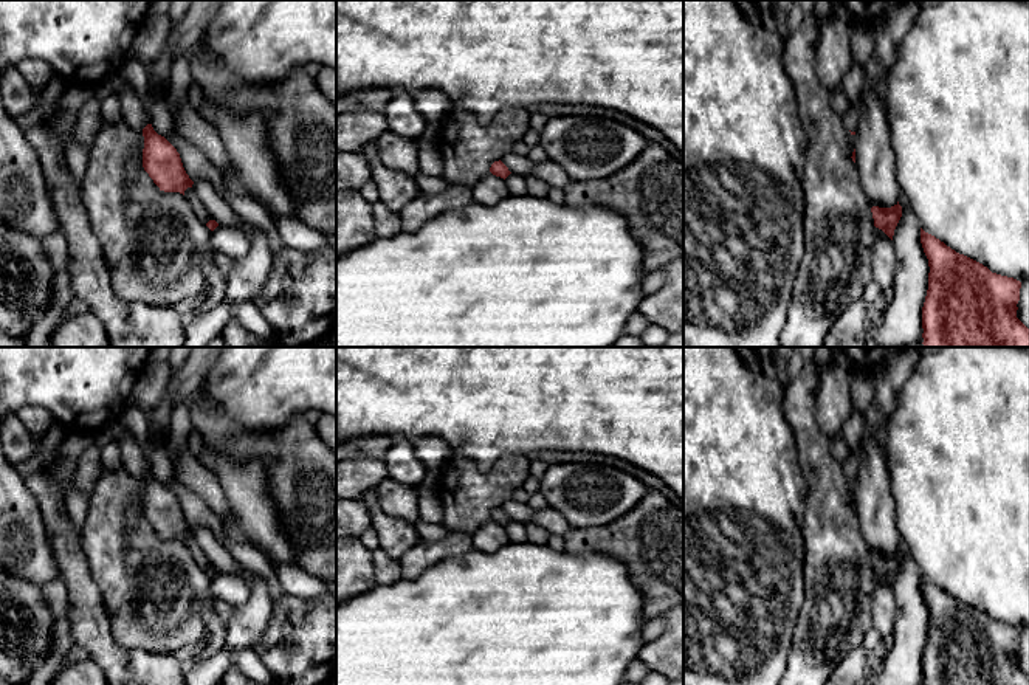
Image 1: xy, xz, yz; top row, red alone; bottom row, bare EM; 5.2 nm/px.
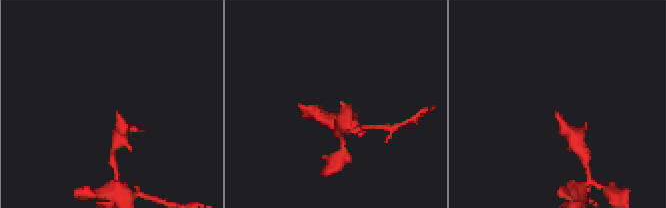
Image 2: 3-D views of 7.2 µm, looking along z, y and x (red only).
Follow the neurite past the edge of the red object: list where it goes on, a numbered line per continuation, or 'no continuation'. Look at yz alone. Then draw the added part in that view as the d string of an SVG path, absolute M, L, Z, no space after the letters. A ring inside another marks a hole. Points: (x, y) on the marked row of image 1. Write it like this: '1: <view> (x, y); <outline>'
1: yz (851, 118); M862 98L857 102L849 104L848 110L841 116L843 124L848 130L851 130L851 132L859 130L862 112L863 112L863 99Z

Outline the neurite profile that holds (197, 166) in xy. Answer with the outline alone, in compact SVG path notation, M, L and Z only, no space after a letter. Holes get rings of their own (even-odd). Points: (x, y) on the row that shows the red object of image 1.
M172 132L166 139L180 153L183 167L192 181L200 178L209 181L239 217L263 229L273 251L280 251L287 246L265 208L251 198L228 194L223 188L220 169L215 167L197 146L178 132Z

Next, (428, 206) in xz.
M449 184L437 194L422 194L400 211L401 231L415 232L426 222L470 203L473 203L473 188L465 184Z

